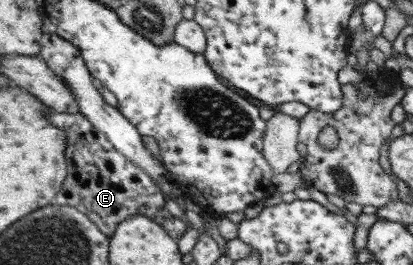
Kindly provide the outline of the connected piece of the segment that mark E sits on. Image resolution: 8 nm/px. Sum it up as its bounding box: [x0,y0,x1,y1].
[47,108,188,240]

